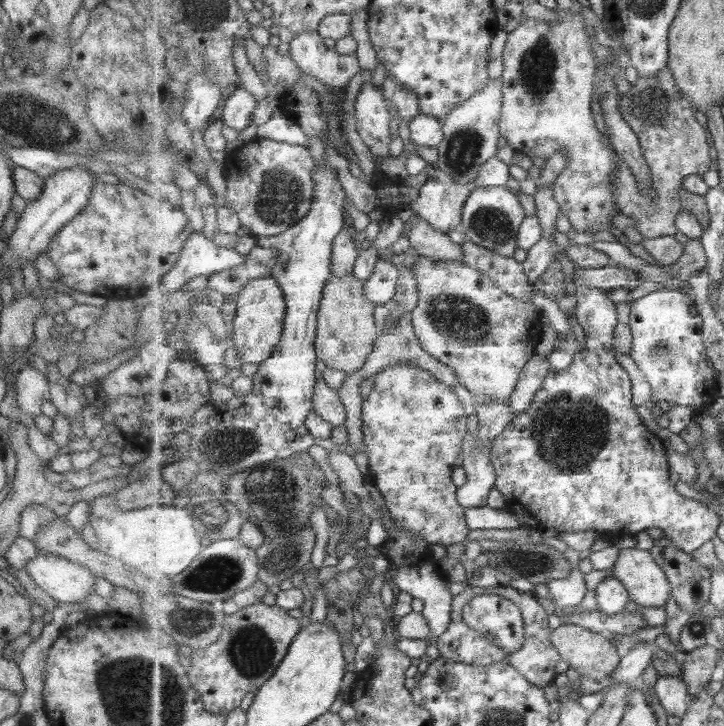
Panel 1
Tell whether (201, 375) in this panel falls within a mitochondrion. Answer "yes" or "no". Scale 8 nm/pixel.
no

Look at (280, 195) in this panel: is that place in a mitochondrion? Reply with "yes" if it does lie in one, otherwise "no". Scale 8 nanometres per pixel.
yes

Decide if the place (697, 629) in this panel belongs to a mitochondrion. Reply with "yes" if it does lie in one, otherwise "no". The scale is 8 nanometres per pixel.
yes

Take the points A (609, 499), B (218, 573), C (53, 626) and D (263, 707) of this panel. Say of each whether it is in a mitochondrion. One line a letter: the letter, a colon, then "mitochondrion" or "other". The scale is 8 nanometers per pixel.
A: other
B: mitochondrion
C: other
D: other

